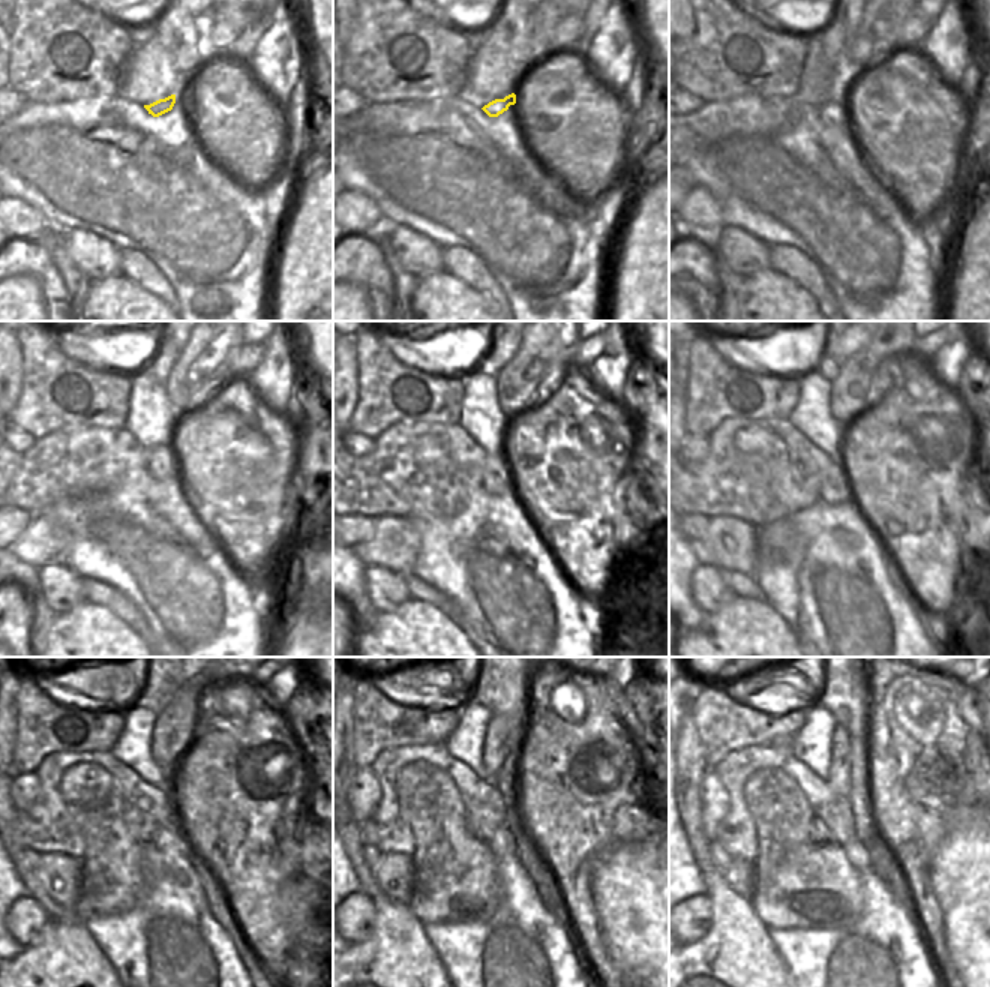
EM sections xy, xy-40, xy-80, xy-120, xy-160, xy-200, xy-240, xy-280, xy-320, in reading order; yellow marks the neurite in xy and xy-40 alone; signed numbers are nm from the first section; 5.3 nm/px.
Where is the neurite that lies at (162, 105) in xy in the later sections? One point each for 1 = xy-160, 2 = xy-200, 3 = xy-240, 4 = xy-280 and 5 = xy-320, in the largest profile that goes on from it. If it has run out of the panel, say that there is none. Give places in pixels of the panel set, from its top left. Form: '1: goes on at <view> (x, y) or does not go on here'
1: goes on at xy-160 (497, 468)
2: goes on at xy-200 (836, 488)
3: goes on at xy-240 (168, 834)
4: goes on at xy-280 (501, 843)
5: goes on at xy-320 (857, 854)

